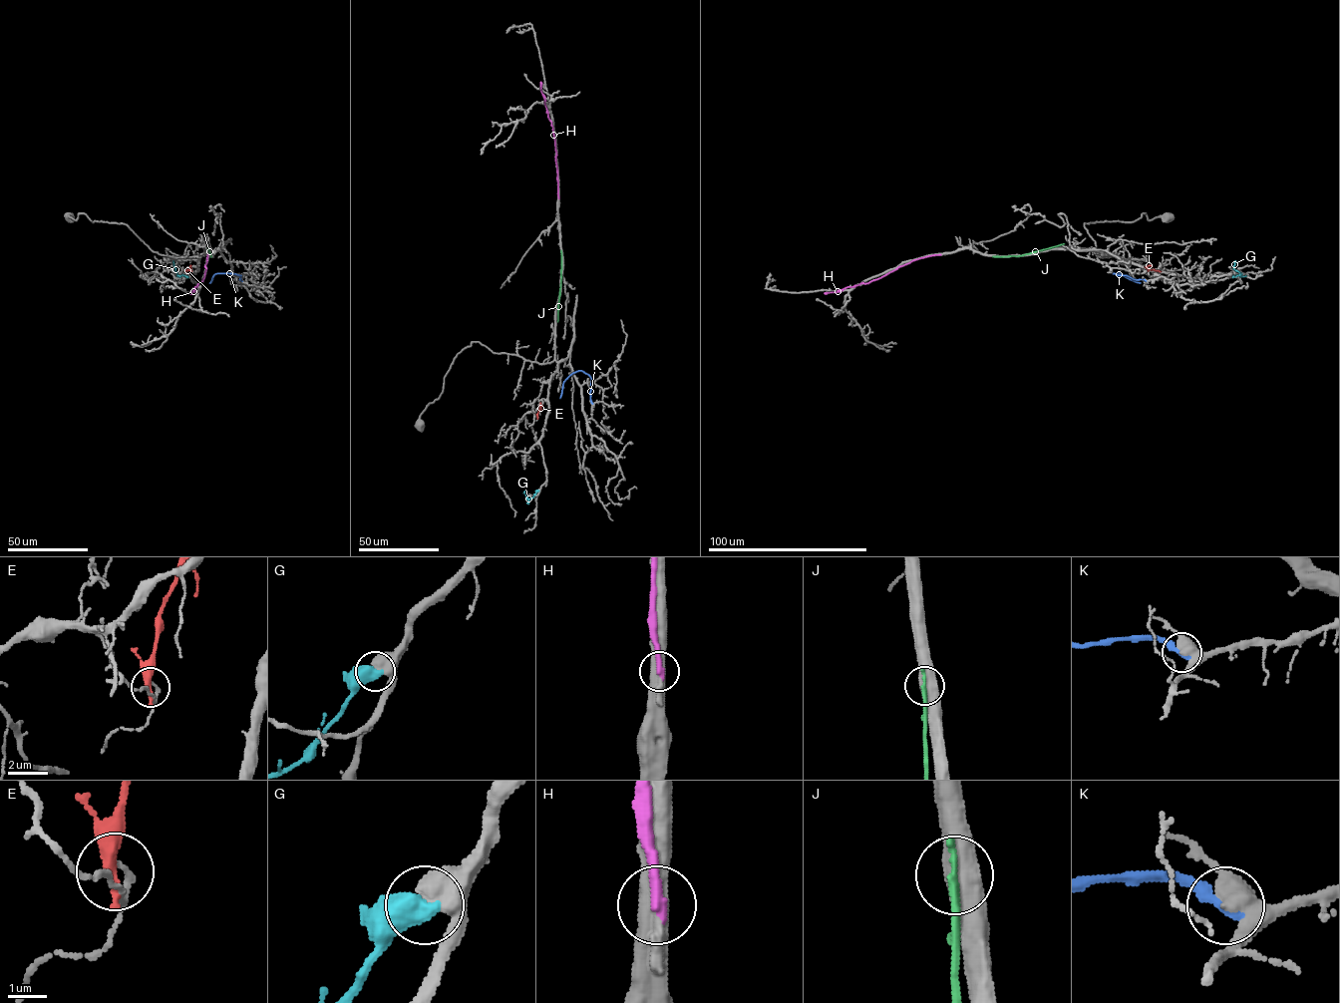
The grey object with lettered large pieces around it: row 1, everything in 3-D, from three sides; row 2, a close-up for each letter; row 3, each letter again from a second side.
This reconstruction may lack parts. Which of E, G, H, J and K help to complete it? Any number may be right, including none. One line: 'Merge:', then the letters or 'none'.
Merge: G

